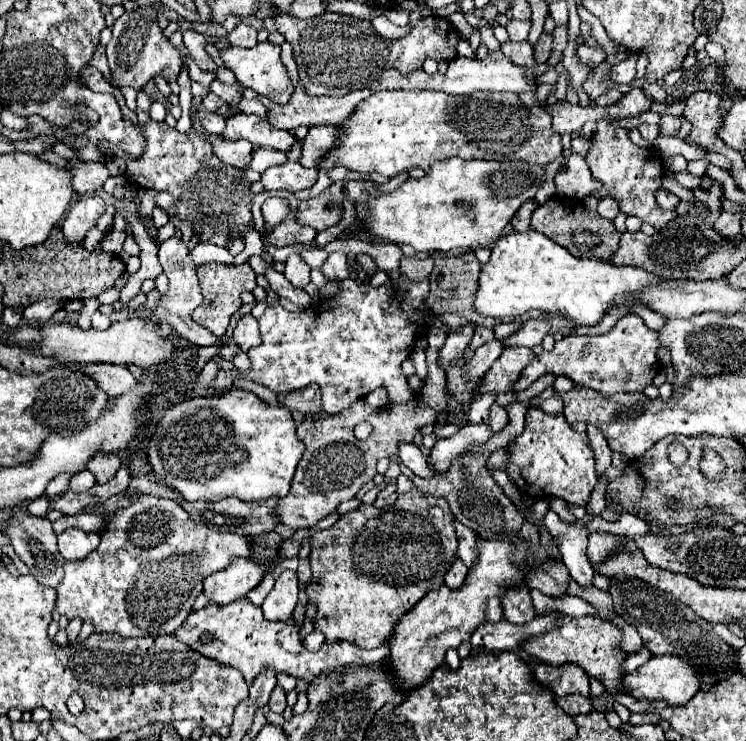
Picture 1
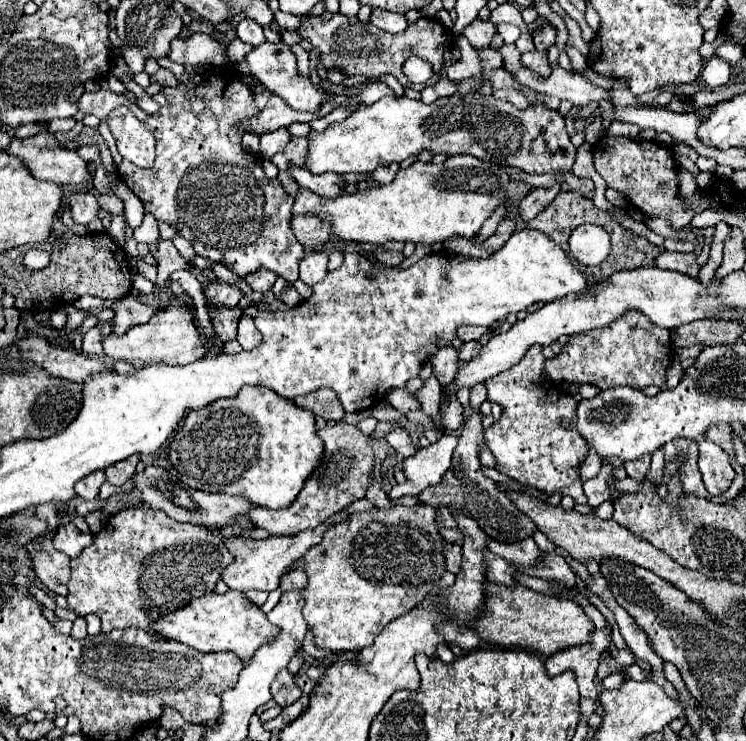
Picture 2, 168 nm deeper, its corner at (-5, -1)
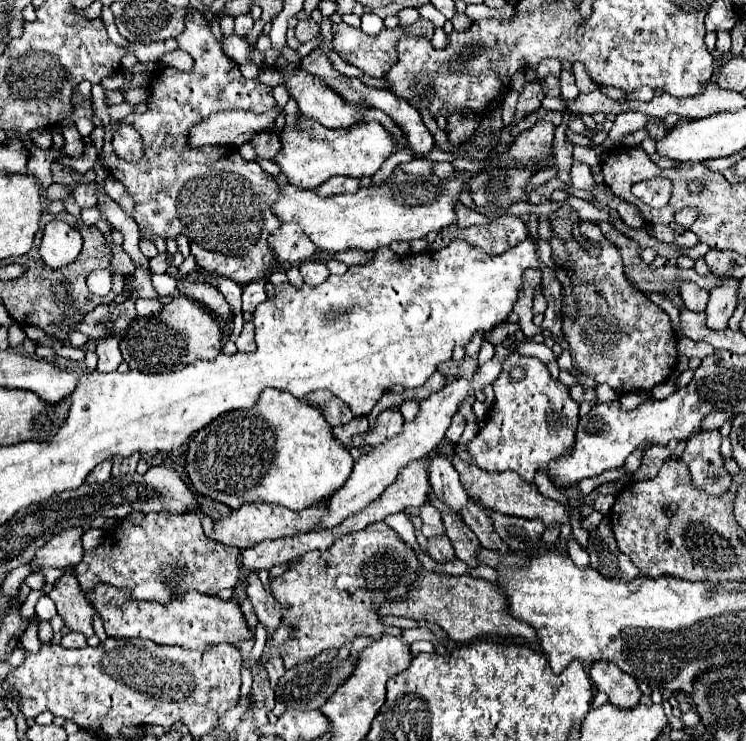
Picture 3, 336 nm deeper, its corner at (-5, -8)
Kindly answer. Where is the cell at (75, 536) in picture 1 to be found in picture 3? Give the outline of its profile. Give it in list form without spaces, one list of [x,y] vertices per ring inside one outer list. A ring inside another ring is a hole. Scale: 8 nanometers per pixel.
[[[71,527],[53,535],[53,539],[35,553],[33,565],[47,565],[47,567],[75,567],[83,559],[83,545],[81,545],[81,527]]]

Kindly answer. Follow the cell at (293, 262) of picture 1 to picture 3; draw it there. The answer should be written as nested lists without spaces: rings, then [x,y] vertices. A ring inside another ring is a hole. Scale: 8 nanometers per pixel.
[[[321,261],[301,263],[301,265],[299,265],[299,271],[301,271],[301,275],[303,275],[303,281],[305,281],[309,287],[317,287],[317,285],[321,285],[321,283],[329,277],[329,269],[327,269],[325,263],[321,263]]]

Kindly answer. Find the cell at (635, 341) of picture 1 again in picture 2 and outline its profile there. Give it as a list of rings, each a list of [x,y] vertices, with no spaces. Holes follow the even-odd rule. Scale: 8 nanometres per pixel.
[[[627,312],[621,320],[615,320],[609,328],[595,328],[593,332],[581,332],[569,336],[561,354],[545,362],[545,376],[553,382],[577,382],[593,384],[601,390],[615,386],[663,386],[665,370],[671,362],[671,332],[655,326],[641,312]]]

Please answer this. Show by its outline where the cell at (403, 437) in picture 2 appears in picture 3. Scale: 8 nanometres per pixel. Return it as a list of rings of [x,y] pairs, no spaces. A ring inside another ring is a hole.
[[[387,409],[387,411],[383,411],[377,417],[373,431],[365,437],[365,443],[367,445],[373,445],[373,447],[375,445],[381,445],[387,439],[397,437],[401,433],[401,429],[403,429],[403,417],[401,417],[401,413],[399,411],[393,411],[393,409]]]

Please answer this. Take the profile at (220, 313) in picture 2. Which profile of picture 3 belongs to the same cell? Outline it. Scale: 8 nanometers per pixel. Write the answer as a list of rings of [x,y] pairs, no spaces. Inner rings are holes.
[[[179,279],[177,289],[181,291],[182,295],[195,301],[201,301],[209,311],[219,315],[223,321],[227,321],[227,319],[231,321],[233,319],[231,305],[225,301],[225,297],[213,285],[189,281],[188,279]]]

